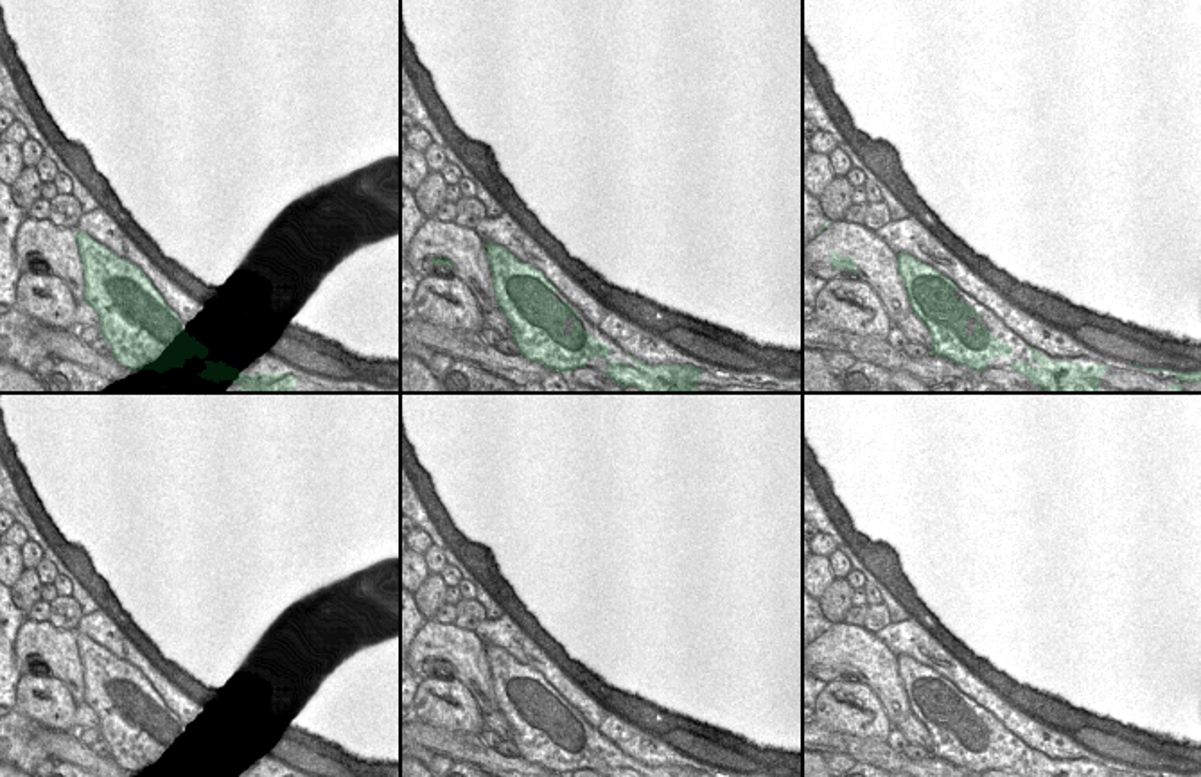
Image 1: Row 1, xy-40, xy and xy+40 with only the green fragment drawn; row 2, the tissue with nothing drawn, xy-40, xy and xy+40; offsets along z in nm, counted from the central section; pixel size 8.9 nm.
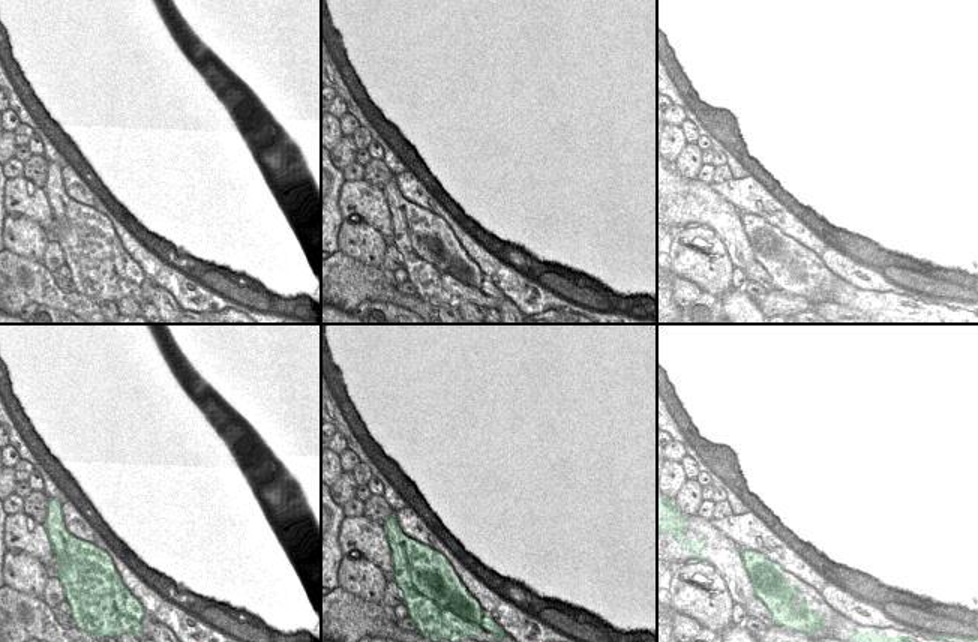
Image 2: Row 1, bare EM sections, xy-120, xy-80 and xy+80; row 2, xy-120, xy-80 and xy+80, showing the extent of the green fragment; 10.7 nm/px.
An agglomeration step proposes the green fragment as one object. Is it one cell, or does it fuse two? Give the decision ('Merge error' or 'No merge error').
Merge error

